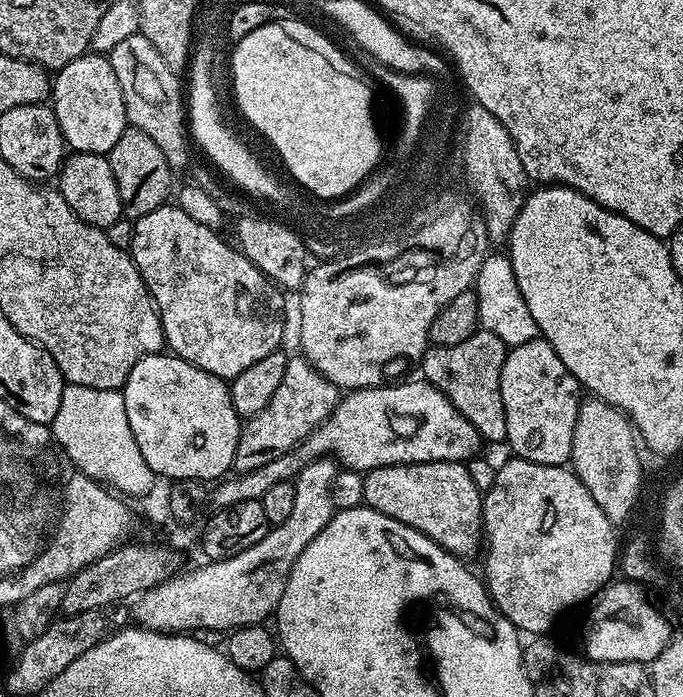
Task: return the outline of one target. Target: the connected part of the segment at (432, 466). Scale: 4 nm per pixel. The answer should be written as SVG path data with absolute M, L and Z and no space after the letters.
M422 461L420 464L386 465L378 469L370 469L363 473L364 504L378 510L378 514L386 514L386 518L394 518L430 539L441 544L453 556L469 558L482 544L482 521L484 506L482 494L474 486L468 473L467 463L456 461Z

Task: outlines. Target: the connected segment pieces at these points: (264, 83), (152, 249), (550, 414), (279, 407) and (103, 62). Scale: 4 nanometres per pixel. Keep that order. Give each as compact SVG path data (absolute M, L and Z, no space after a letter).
M271 22L250 30L231 52L230 88L236 91L241 114L276 147L291 179L313 196L331 202L347 197L372 176L381 163L380 132L372 113L372 92L364 88L365 81L354 82L338 75L324 61L313 58L312 52L304 50L302 45L290 43L288 36L283 36Z
M169 202L158 210L150 210L150 214L134 221L134 238L132 239L130 255L146 282L148 293L152 295L152 300L156 303L157 312L160 313L167 351L171 355L198 366L198 370L206 370L206 374L214 374L219 380L231 382L238 374L242 374L242 370L254 366L254 362L259 362L262 358L266 358L266 354L275 352L280 348L282 326L284 325L284 296L281 289L273 284L264 273L257 270L254 262L250 262L250 258L246 258L239 247L233 246L231 243L228 245L219 236L220 234L217 229L202 226L202 222L194 222L194 218L190 218L190 214L186 214L175 203Z
M537 338L508 348L508 356L502 366L502 406L506 406L507 447L512 447L517 457L535 464L567 465L572 459L574 426L578 422L578 410L582 403L580 383L566 370L562 358L547 340Z
M289 355L286 374L282 374L282 386L278 386L278 390L274 390L274 398L266 402L266 410L258 410L258 414L243 421L240 441L234 454L235 471L254 471L298 447L331 415L341 397L341 389L329 382L303 355Z
M85 54L59 69L50 84L50 107L72 152L108 153L129 127L126 102L107 55Z

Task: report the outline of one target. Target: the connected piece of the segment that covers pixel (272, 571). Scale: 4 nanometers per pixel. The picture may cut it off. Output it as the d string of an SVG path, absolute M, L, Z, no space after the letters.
M328 458L307 464L294 479L294 514L290 514L286 522L269 527L258 543L241 548L224 560L208 560L193 572L176 572L161 584L141 592L132 608L135 623L149 632L169 634L188 634L196 630L192 628L213 628L224 634L249 624L263 625L264 619L270 616L270 608L264 604L271 605L274 596L260 592L260 580L268 580L280 571L281 575L332 521L332 484L337 471L337 465Z

